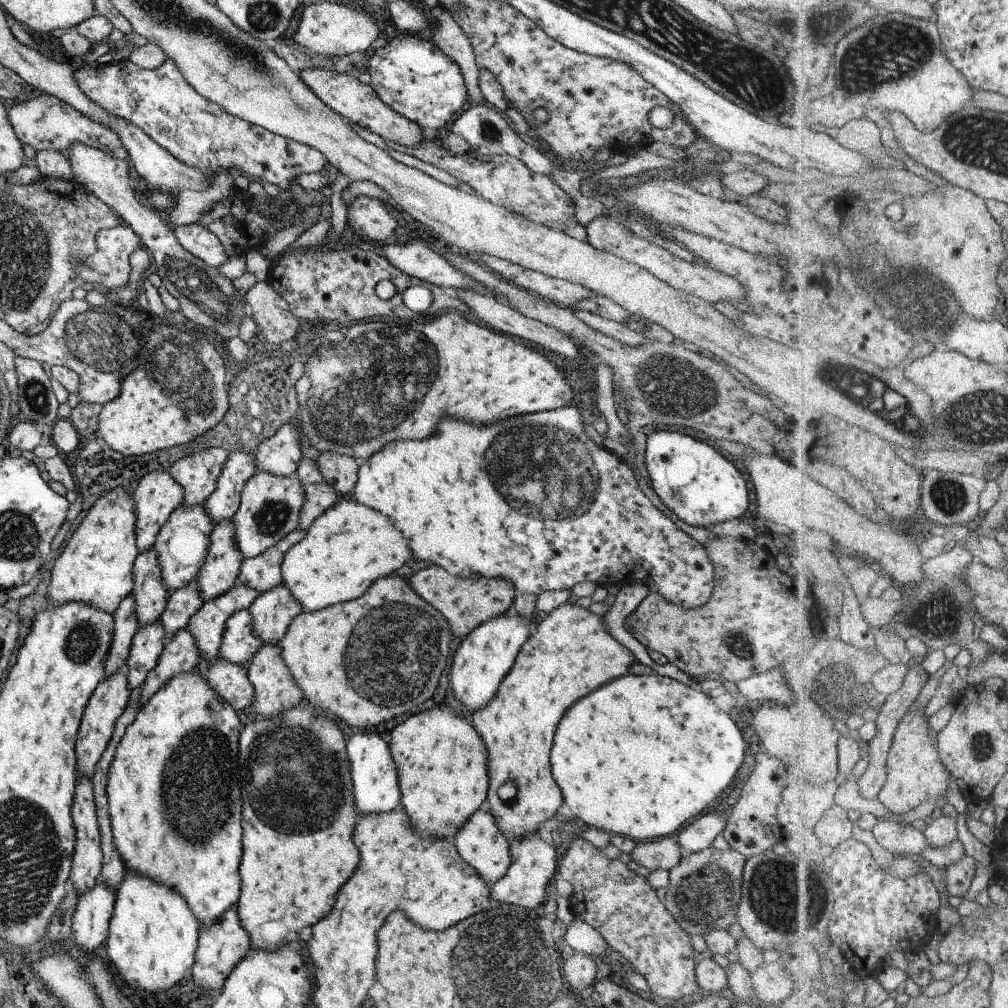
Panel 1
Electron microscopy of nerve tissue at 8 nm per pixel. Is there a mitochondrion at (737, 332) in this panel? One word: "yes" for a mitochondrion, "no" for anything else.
no

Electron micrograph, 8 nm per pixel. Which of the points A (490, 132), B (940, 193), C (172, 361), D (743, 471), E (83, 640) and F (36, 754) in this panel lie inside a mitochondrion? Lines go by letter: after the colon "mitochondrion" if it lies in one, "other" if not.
A: mitochondrion
B: other
C: mitochondrion
D: other
E: mitochondrion
F: other

